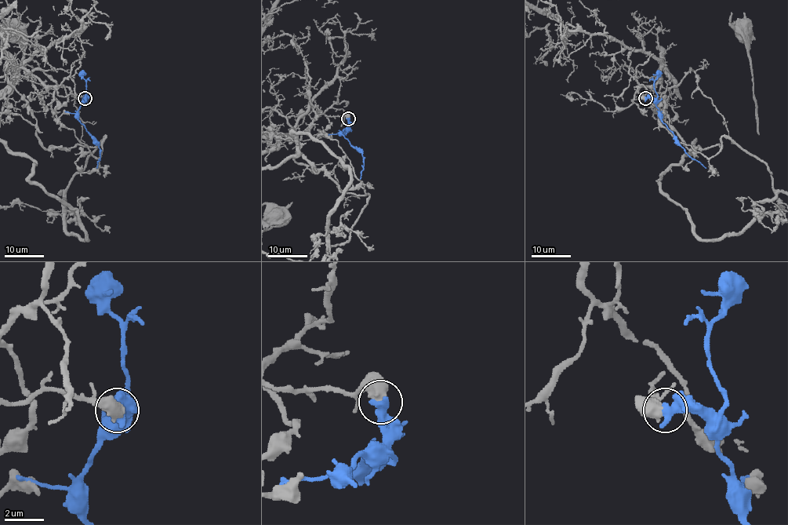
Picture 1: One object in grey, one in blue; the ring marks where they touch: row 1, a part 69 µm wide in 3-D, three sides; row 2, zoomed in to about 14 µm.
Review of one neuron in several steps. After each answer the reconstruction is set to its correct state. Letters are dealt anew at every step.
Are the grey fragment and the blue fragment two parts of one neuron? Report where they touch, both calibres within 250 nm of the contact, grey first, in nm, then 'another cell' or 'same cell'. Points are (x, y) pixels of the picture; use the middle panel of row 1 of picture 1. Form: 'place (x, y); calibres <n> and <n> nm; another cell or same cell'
place (348, 118); calibres 650 and 650 nm; another cell

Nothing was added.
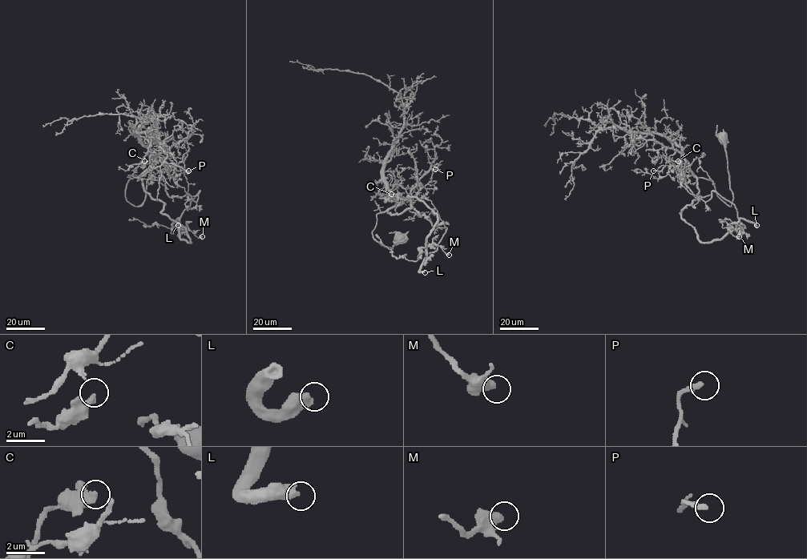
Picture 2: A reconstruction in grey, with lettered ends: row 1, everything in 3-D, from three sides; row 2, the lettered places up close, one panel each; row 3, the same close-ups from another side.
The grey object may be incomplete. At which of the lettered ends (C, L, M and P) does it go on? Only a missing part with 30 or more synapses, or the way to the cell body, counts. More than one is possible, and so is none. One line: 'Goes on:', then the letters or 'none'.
Goes on: L

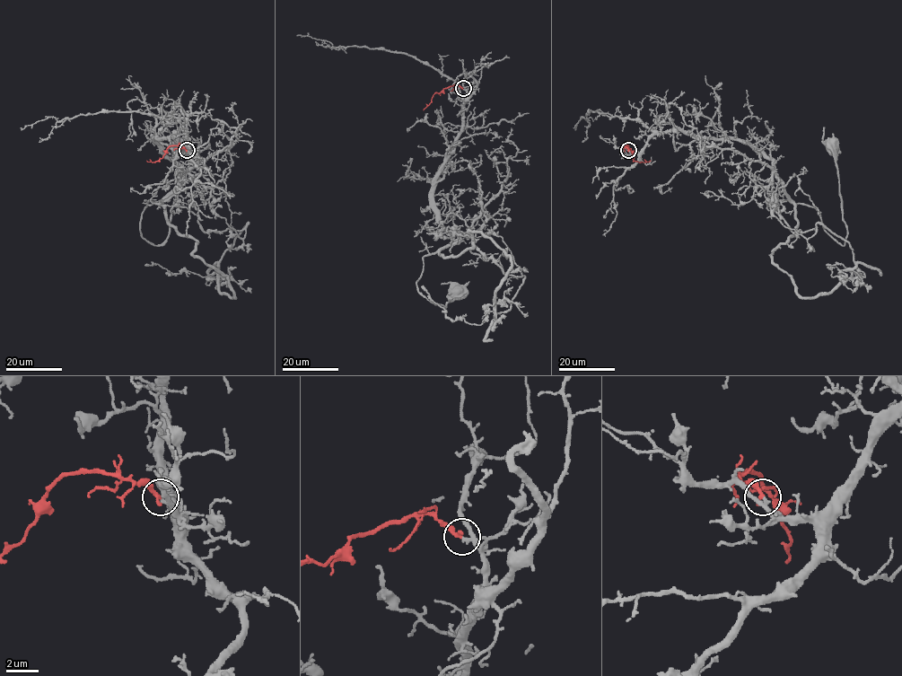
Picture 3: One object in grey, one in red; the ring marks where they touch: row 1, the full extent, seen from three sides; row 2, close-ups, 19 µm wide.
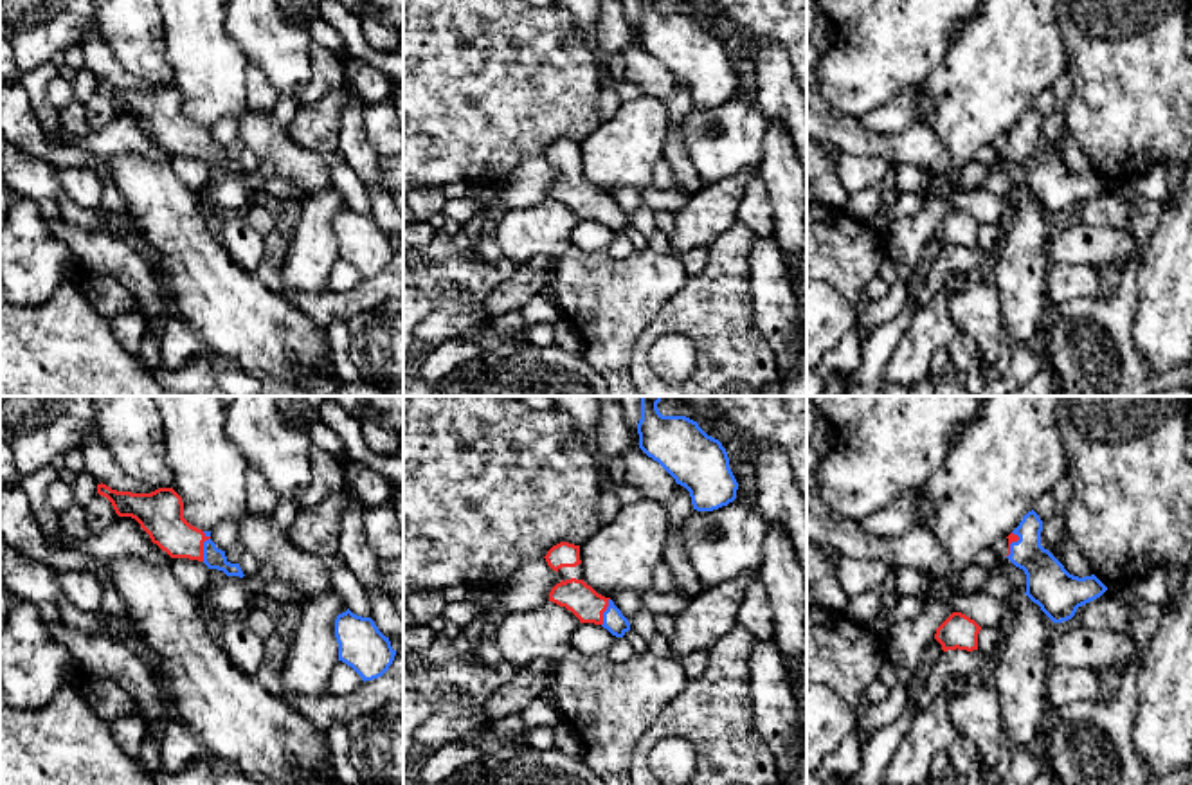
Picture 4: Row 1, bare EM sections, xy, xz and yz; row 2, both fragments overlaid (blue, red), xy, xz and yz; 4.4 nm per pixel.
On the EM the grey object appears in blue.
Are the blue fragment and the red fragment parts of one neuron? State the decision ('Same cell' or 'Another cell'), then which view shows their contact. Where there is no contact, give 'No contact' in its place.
Same cell. Touches blue in xy

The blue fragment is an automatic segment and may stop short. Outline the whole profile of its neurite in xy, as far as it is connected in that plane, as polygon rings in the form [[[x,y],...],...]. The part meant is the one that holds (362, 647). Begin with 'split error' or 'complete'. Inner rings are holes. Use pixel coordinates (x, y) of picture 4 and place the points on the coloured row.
complete; [[[349,609],[335,619],[339,661],[351,666],[362,681],[382,677],[394,661],[391,646],[371,618],[353,614]]]

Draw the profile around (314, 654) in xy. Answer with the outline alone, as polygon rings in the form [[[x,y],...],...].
[[[335,589],[310,598],[281,673],[281,699],[295,709],[299,697],[328,697],[328,677],[339,663],[335,619],[348,605]]]

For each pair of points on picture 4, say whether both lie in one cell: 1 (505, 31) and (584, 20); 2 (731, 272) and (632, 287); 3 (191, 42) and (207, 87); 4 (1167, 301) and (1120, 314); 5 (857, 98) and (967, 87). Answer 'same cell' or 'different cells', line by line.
1: different cells
2: different cells
3: same cell
4: different cells
5: different cells

